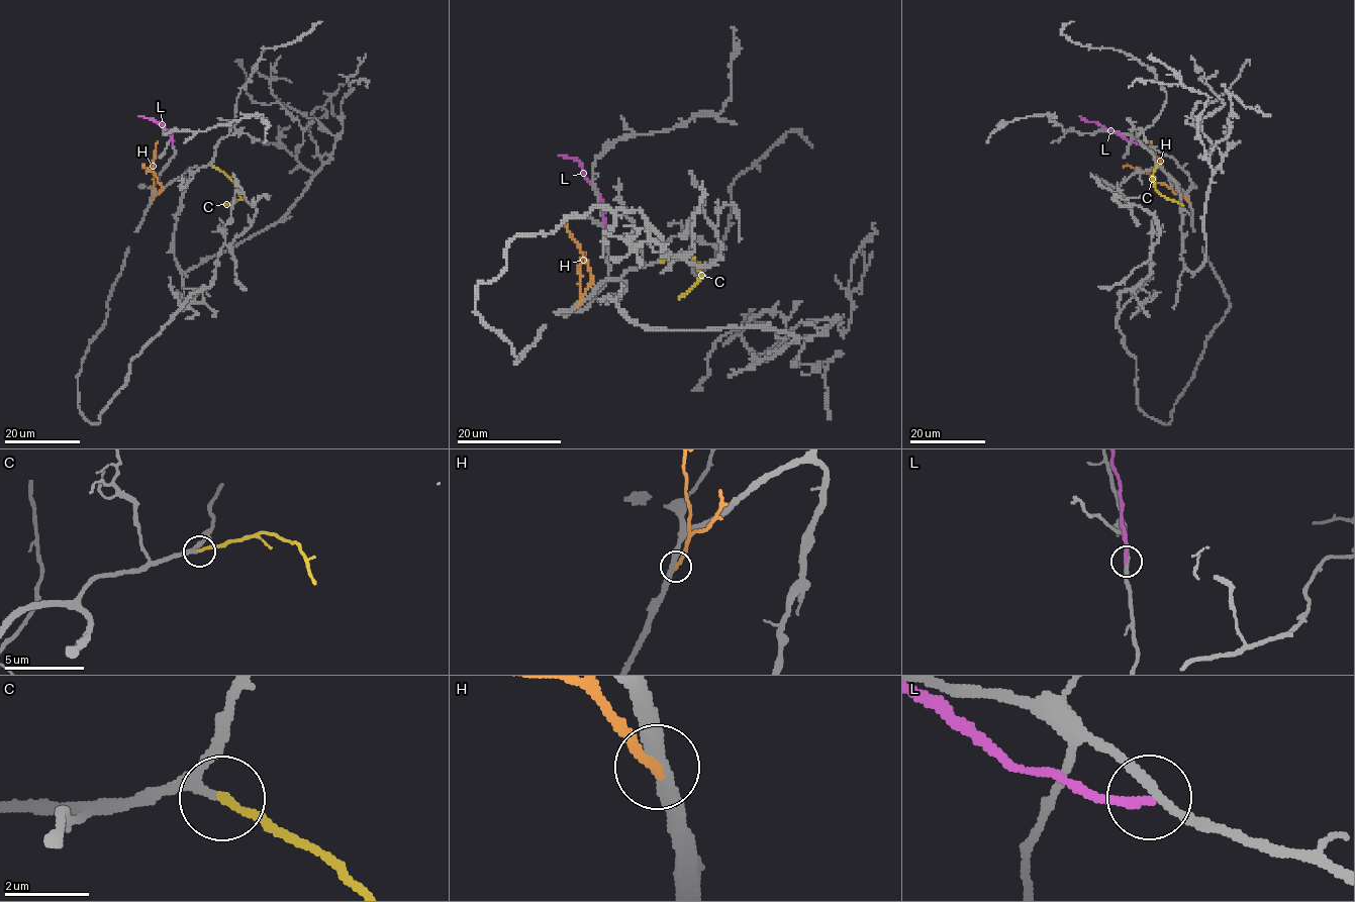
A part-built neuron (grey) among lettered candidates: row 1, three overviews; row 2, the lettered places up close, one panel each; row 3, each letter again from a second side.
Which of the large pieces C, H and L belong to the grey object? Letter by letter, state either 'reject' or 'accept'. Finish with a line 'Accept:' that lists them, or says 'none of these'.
C: accept
H: reject
L: reject
Accept: C

